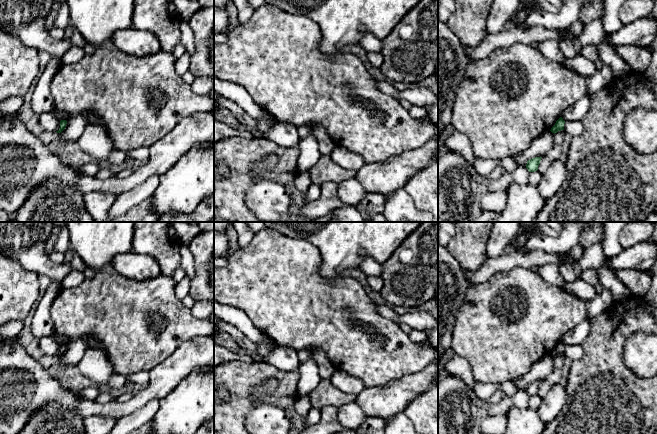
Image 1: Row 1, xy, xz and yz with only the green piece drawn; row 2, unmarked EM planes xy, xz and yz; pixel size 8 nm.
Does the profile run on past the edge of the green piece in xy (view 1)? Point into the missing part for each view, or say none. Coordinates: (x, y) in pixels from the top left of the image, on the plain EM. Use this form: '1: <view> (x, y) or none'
1: none

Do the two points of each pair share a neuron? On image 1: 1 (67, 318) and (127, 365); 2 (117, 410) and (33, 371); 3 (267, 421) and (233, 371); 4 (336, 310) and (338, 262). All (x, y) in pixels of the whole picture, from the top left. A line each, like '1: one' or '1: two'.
1: one
2: one
3: two
4: two

